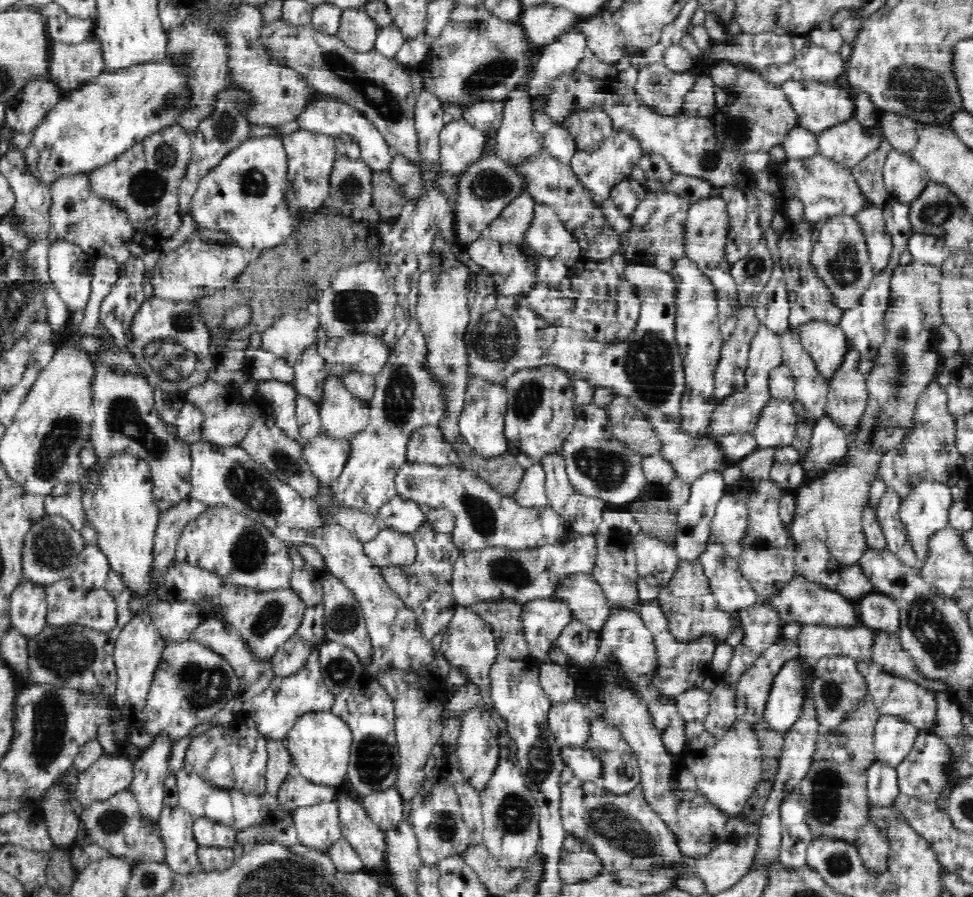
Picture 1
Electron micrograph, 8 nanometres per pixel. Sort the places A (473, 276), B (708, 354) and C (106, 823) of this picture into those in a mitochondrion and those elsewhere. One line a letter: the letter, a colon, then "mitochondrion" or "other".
A: other
B: other
C: mitochondrion

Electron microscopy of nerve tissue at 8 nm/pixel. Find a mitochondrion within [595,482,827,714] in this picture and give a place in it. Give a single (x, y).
(673, 671)

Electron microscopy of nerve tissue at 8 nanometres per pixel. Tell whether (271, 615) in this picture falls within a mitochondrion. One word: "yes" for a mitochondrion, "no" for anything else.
yes

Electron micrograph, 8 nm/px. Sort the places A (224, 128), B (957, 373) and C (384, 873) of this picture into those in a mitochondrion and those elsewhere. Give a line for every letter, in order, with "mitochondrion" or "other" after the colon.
A: mitochondrion
B: other
C: other

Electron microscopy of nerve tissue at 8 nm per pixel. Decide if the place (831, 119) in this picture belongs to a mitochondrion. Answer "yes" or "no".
no

